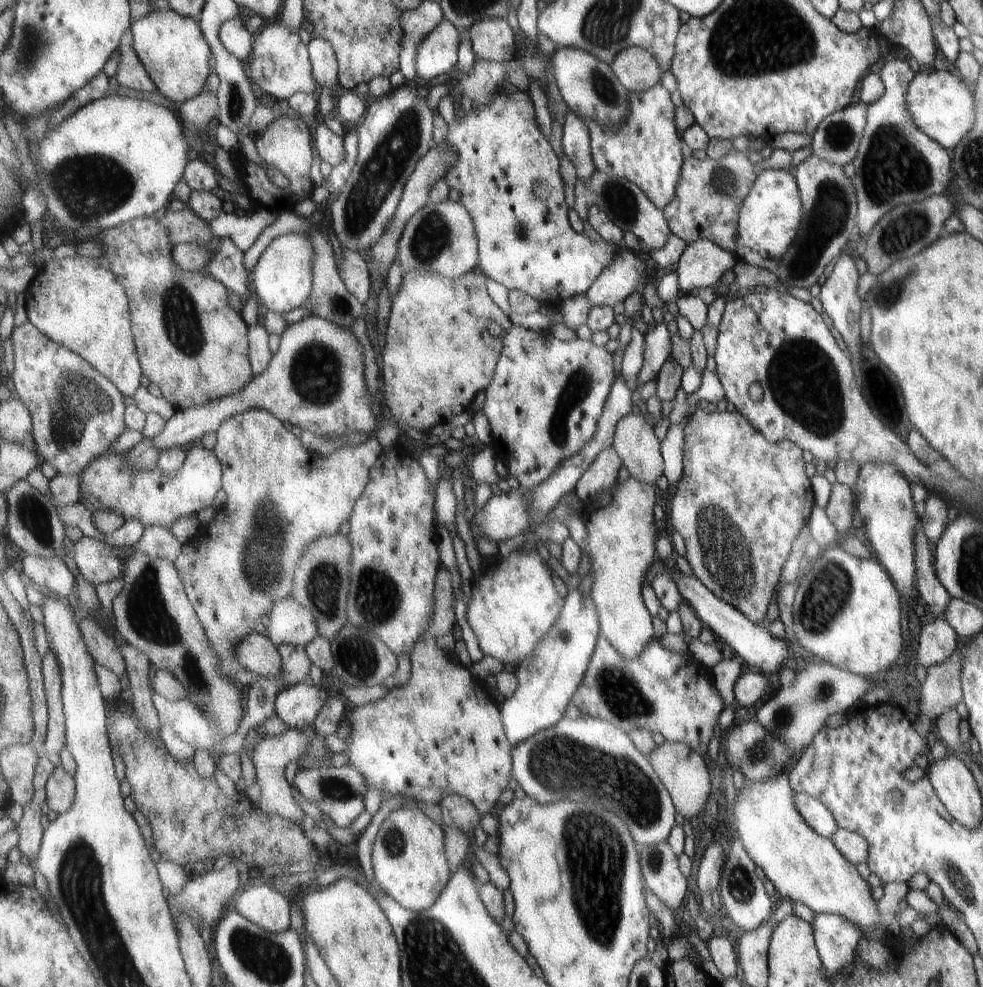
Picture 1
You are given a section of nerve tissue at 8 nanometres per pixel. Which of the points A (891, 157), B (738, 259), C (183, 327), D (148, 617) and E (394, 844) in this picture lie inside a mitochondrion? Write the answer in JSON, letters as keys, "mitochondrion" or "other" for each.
{"A":"mitochondrion","B":"other","C":"mitochondrion","D":"mitochondrion","E":"mitochondrion"}

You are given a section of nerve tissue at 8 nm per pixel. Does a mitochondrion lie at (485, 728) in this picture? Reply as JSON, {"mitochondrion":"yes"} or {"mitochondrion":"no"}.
{"mitochondrion":"no"}

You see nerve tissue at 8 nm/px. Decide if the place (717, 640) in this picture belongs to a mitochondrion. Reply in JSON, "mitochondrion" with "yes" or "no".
{"mitochondrion":"no"}

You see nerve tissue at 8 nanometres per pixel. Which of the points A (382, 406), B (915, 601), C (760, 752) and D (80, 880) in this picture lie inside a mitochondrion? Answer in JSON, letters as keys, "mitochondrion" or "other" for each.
{"A":"other","B":"other","C":"mitochondrion","D":"mitochondrion"}

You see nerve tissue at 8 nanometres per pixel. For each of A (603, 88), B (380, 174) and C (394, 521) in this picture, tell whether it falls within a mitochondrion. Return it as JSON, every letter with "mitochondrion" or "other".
{"A":"mitochondrion","B":"mitochondrion","C":"other"}

